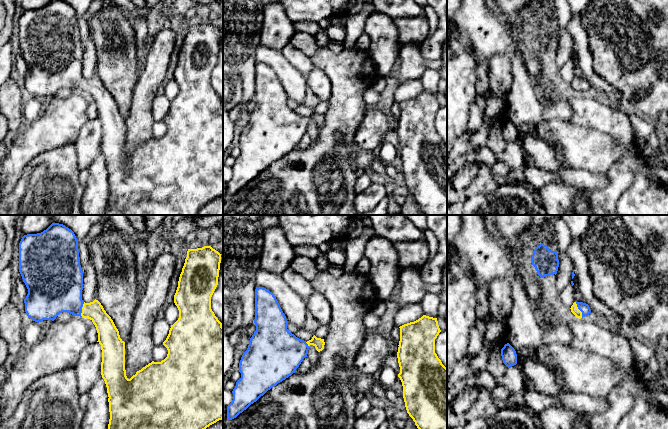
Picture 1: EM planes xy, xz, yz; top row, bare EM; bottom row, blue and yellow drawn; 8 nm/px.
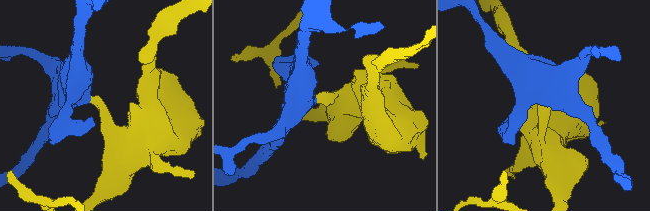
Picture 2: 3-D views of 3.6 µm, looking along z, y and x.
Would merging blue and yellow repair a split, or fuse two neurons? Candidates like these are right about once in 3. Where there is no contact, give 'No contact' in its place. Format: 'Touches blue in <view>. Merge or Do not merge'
Touches blue in yz. Merge

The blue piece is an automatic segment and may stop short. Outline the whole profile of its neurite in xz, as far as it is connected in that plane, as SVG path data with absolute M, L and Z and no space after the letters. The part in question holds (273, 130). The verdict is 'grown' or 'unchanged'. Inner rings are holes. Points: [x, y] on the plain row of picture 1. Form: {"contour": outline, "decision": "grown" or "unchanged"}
{"contour": "M263 63L255 65L255 95L256 107L249 117L247 126L243 129L239 147L241 154L233 165L233 176L227 182L227 195L232 196L256 178L268 166L282 158L299 143L307 133L309 122L313 121L318 128L324 125L324 115L315 111L309 117L297 114L288 105L288 97L276 73L272 68Z", "decision": "grown"}

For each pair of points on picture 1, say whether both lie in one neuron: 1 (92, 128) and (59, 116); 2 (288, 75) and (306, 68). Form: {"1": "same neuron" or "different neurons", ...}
{"1": "different neurons", "2": "different neurons"}

